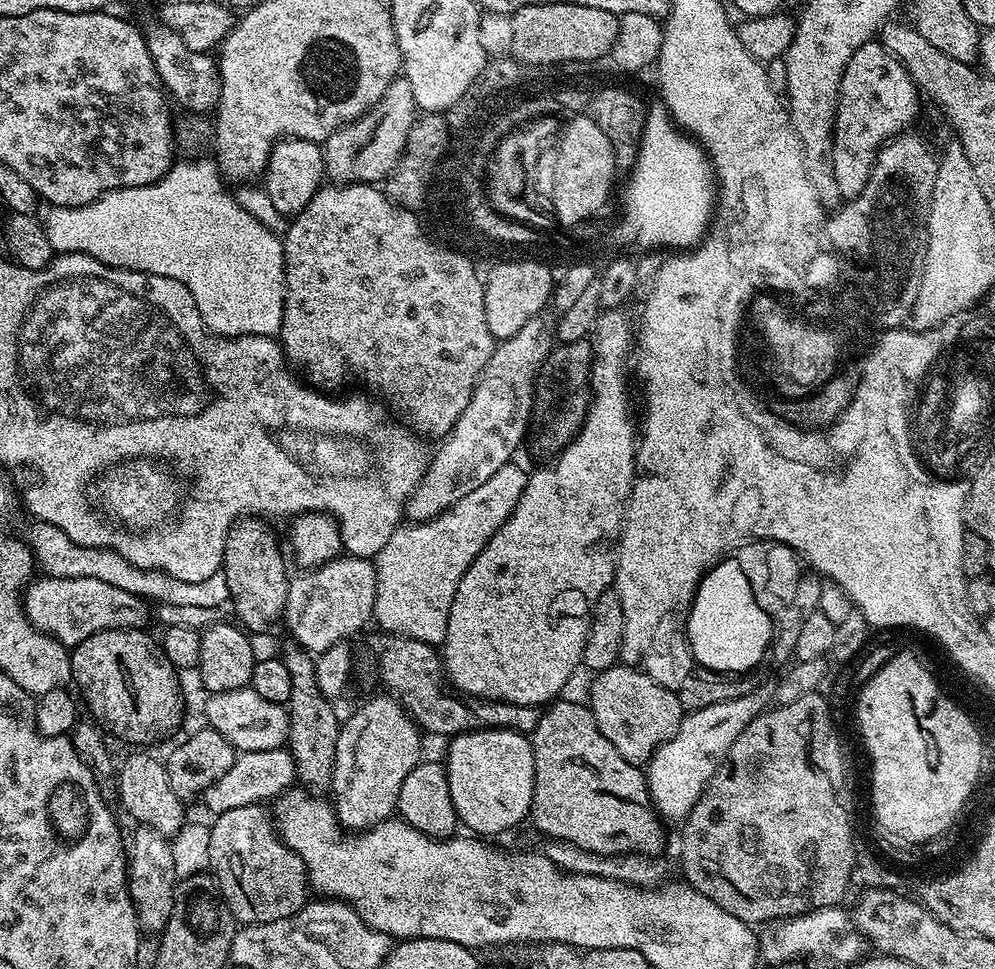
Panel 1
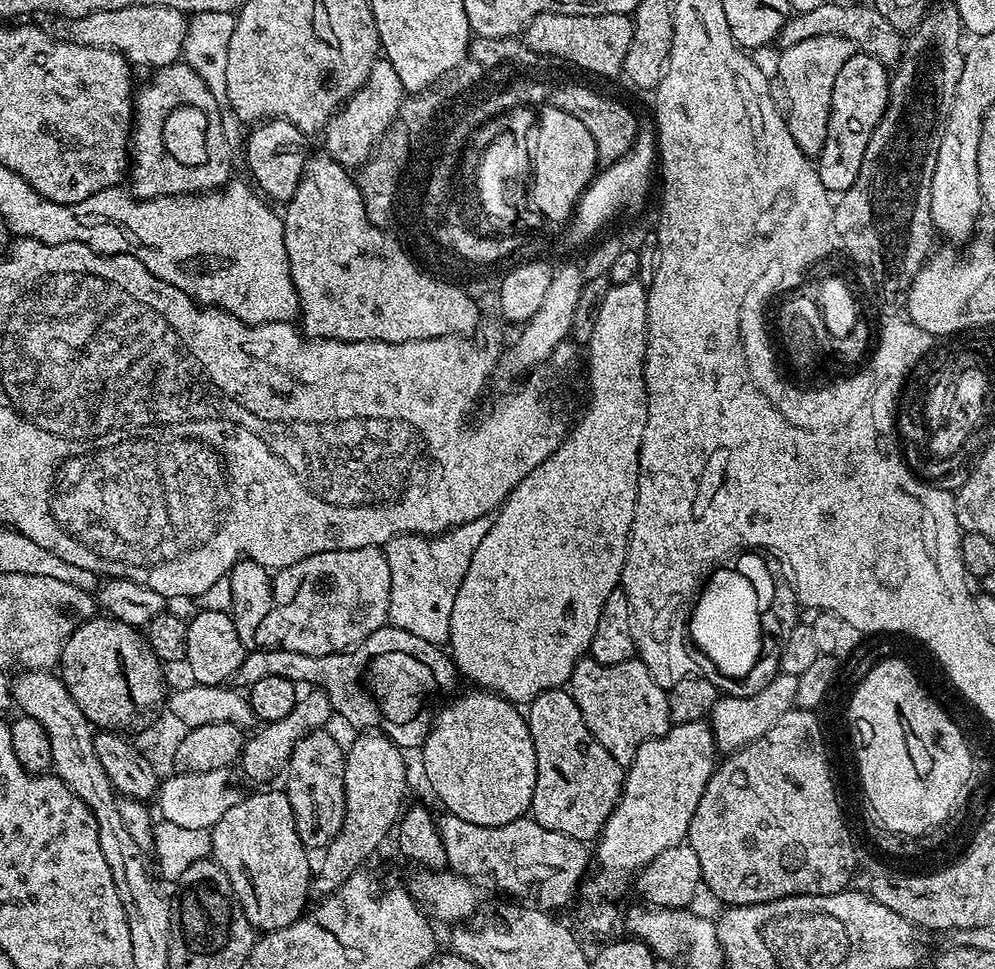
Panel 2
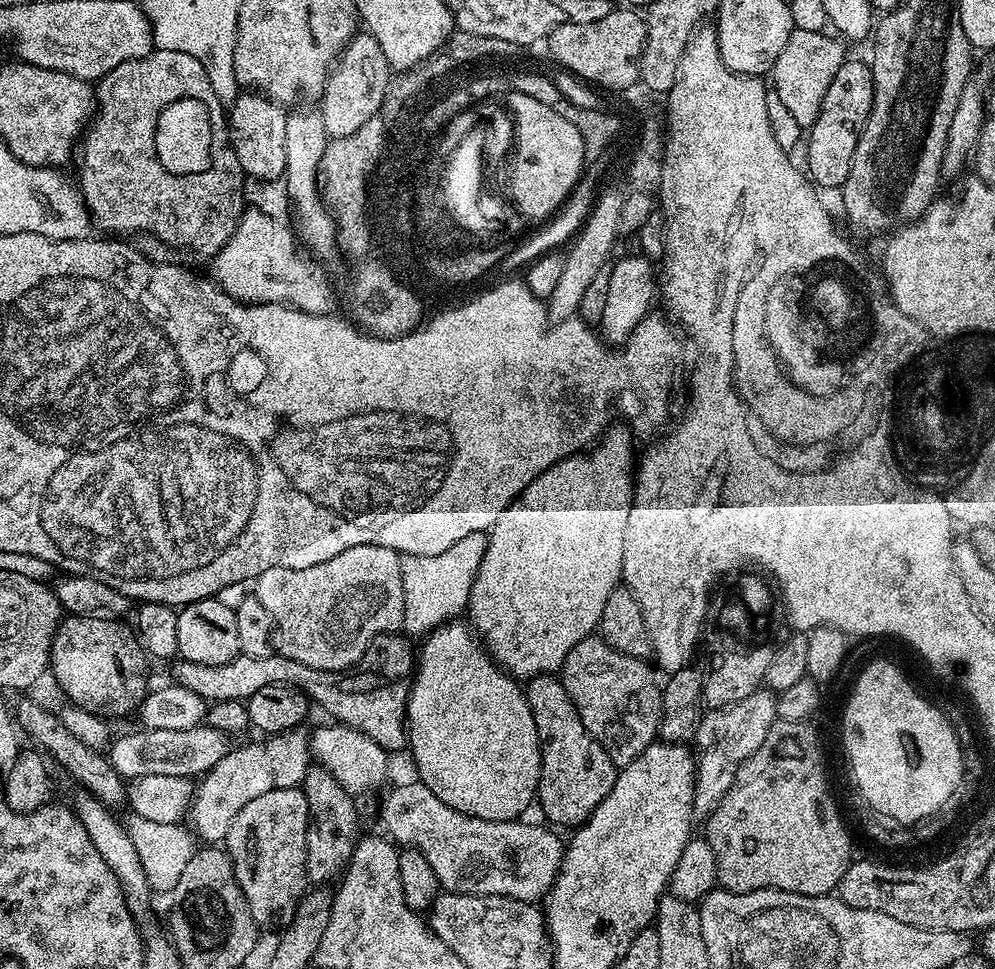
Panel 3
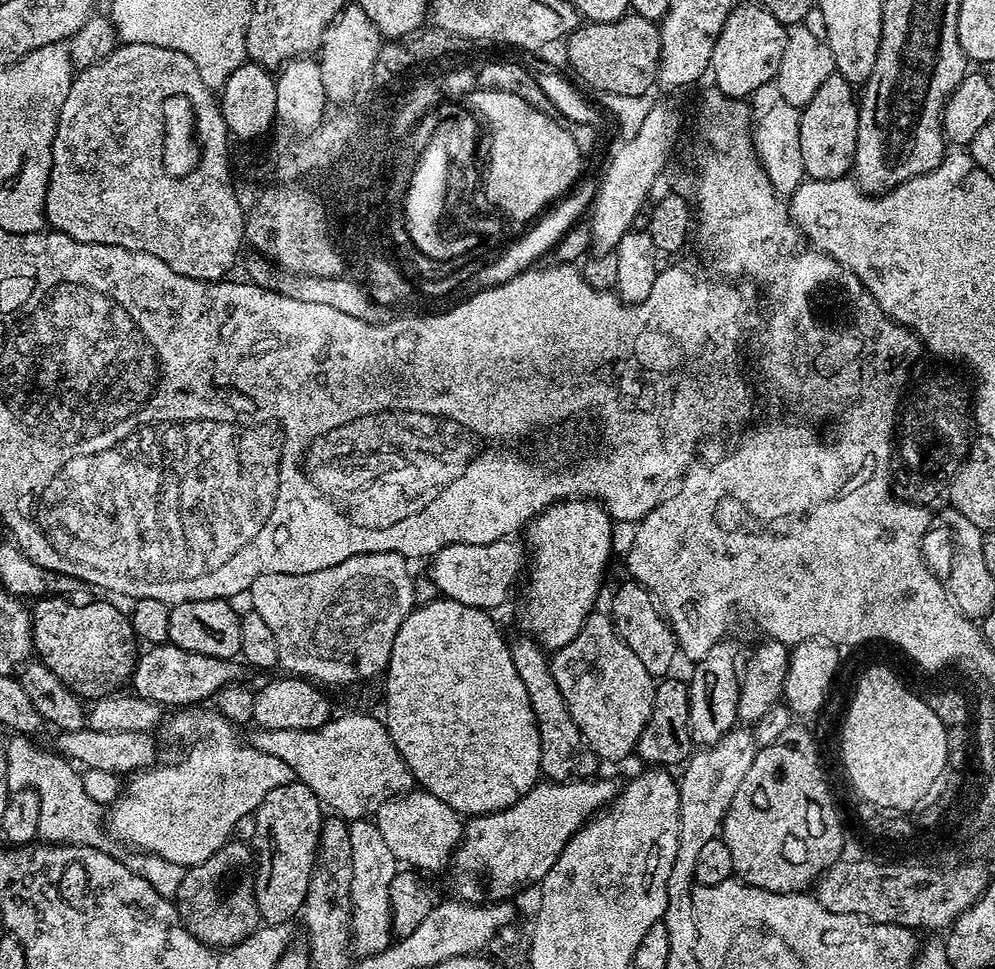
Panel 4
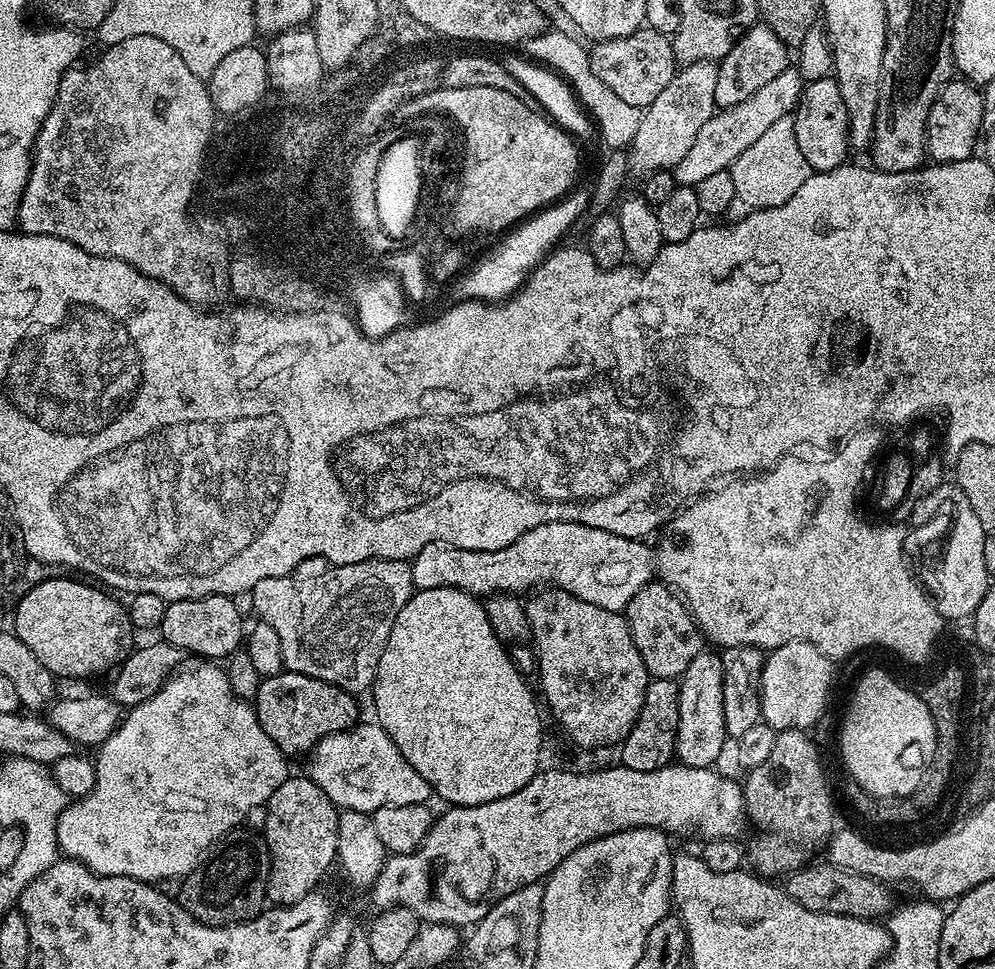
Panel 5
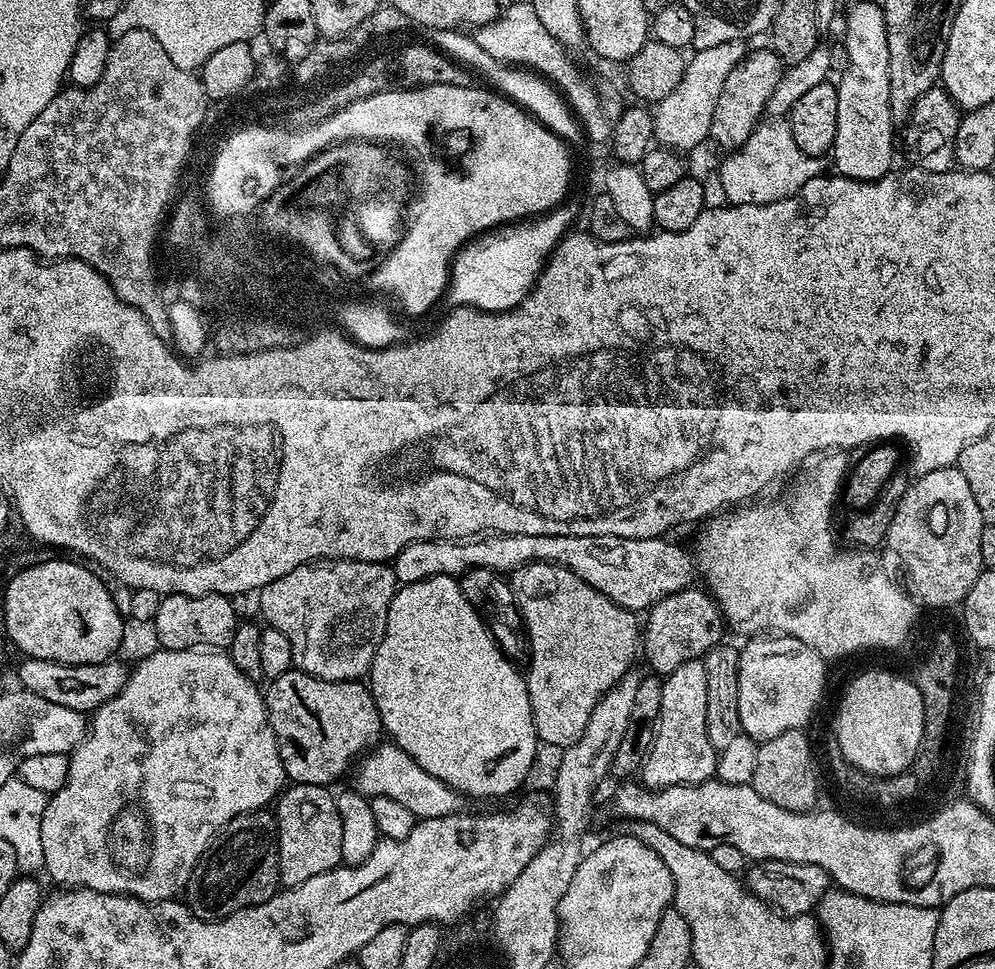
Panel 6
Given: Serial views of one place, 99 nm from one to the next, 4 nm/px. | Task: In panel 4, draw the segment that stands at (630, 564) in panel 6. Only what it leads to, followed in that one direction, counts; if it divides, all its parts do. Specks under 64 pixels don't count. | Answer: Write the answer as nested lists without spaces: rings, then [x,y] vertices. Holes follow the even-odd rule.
[[[505,538],[495,540],[489,544],[451,544],[446,546],[435,556],[431,557],[432,580],[436,583],[436,588],[441,597],[462,602],[466,606],[474,606],[485,610],[497,610],[512,596],[512,587],[516,583],[521,583],[522,573],[526,568],[526,548],[523,543],[519,544],[519,539]]]

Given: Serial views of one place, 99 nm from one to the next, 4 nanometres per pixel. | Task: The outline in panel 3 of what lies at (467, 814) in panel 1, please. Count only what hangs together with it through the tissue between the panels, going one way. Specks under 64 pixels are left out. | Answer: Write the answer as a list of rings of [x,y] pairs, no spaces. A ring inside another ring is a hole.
[[[449,622],[423,637],[421,648],[418,648],[418,663],[414,668],[416,681],[412,684],[412,693],[406,696],[406,727],[408,730],[408,748],[412,752],[412,760],[416,763],[416,772],[419,783],[433,792],[446,806],[458,810],[462,814],[470,814],[474,818],[483,820],[519,820],[528,807],[533,807],[540,787],[540,739],[538,726],[534,726],[534,714],[530,710],[528,700],[524,697],[524,688],[513,677],[509,676],[491,656],[488,655],[480,637],[467,623]]]

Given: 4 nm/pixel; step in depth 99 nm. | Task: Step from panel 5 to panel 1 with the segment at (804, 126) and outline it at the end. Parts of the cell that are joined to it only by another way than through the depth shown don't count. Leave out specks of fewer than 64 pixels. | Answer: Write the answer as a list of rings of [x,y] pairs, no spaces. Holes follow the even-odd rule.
[[[869,42],[858,46],[842,74],[840,83],[840,97],[836,103],[836,133],[834,134],[834,182],[838,182],[838,194],[841,201],[853,200],[866,186],[870,178],[870,170],[876,161],[880,149],[901,132],[911,129],[912,123],[920,116],[920,96],[916,81],[912,79],[903,60],[891,56],[884,45],[879,42]]]

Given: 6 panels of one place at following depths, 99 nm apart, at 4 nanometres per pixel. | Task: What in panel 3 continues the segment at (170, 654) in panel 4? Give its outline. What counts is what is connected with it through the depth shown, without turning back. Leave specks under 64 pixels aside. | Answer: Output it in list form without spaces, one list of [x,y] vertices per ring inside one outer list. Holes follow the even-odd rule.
[[[400,634],[378,636],[368,647],[359,664],[342,672],[318,670],[279,654],[266,658],[246,658],[239,655],[222,666],[202,666],[189,660],[177,659],[171,665],[171,679],[178,686],[194,690],[194,694],[213,704],[227,700],[247,702],[255,692],[262,690],[262,686],[288,684],[291,688],[305,693],[313,705],[320,704],[321,710],[335,723],[350,726],[366,734],[366,738],[374,738],[374,742],[378,742],[378,746],[382,746],[385,752],[395,754],[399,748],[408,748],[406,696],[403,691],[400,693],[398,685],[388,684],[388,676],[400,676],[403,672],[413,671],[414,648],[407,642],[409,643]]]

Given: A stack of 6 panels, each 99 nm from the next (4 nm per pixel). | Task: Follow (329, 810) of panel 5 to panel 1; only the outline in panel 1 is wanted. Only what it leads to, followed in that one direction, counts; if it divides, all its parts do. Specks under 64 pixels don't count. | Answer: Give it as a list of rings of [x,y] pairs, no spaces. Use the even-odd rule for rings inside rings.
[[[259,804],[238,806],[234,810],[226,810],[211,821],[210,862],[208,867],[216,881],[217,889],[228,903],[228,909],[241,925],[274,922],[278,918],[290,918],[299,908],[309,903],[310,885],[308,872],[304,869],[302,858],[294,854],[280,839],[273,817],[264,813],[265,809]]]

